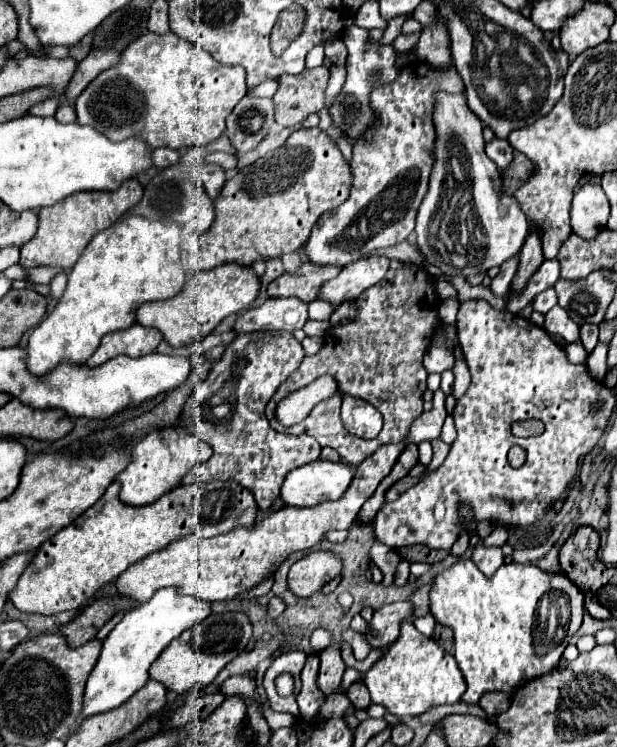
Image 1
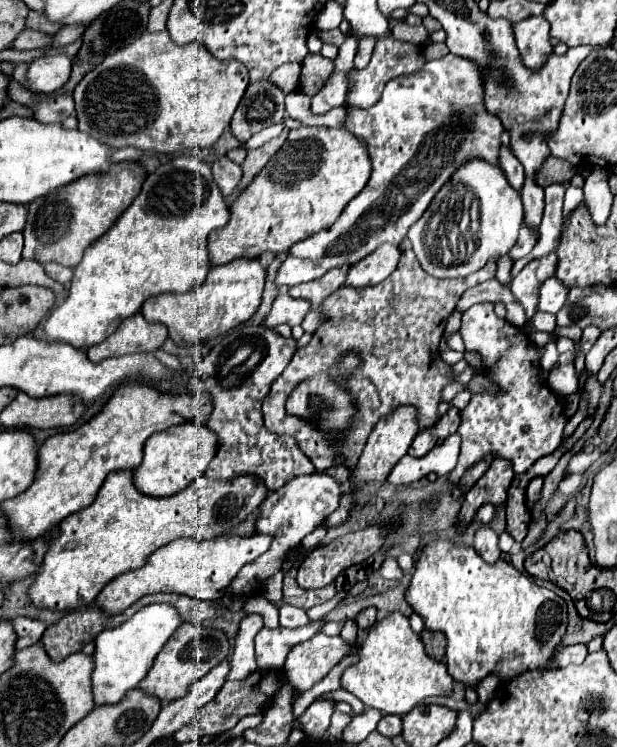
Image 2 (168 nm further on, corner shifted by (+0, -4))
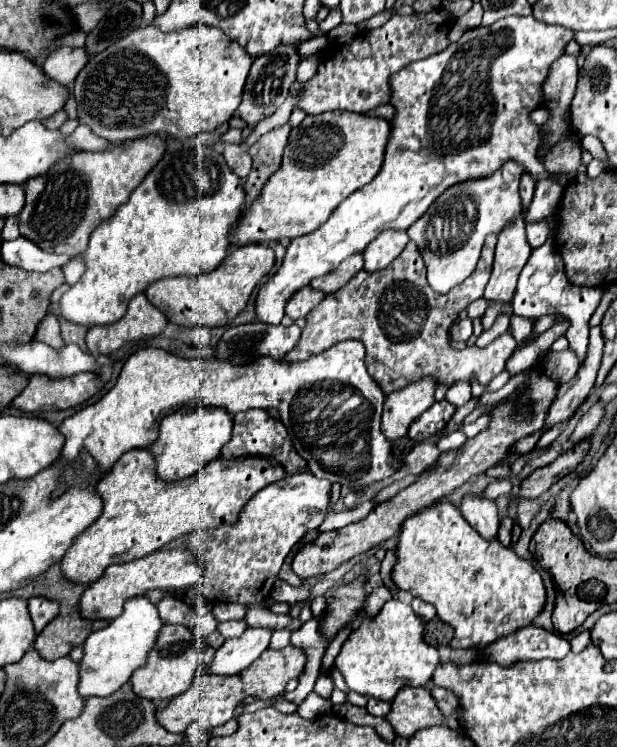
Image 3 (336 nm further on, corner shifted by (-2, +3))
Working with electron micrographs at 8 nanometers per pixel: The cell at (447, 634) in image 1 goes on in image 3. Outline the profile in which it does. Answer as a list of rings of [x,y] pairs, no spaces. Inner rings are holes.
[[[434,618],[424,626],[424,640],[434,648],[446,648],[452,640],[452,628]]]

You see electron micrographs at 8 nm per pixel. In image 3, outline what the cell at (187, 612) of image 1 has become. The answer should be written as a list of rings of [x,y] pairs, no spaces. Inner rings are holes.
[[[136,596],[124,604],[124,612],[112,620],[106,628],[96,630],[84,642],[84,658],[80,662],[80,688],[78,692],[84,698],[90,696],[110,696],[122,684],[130,680],[134,670],[146,664],[150,650],[154,650],[158,634],[164,626],[156,604],[146,596]]]

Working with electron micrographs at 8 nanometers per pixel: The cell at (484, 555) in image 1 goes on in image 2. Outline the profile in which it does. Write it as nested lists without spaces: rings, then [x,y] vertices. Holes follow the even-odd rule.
[[[490,527],[476,529],[474,535],[474,549],[486,563],[496,563],[500,559],[500,547],[498,547],[498,535]]]

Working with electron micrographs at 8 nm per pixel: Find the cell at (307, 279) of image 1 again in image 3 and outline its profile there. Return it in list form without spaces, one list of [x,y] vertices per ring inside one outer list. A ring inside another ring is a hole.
[[[354,254],[352,258],[346,258],[336,270],[332,270],[330,274],[324,274],[324,276],[320,276],[320,278],[314,278],[312,282],[310,282],[310,286],[312,288],[316,288],[316,290],[322,290],[322,292],[336,292],[336,290],[340,290],[356,272],[360,272],[362,270],[362,264],[364,264],[364,260],[362,260],[362,254]]]

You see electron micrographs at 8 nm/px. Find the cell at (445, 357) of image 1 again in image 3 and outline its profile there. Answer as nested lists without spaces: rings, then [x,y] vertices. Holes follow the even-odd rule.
[[[470,318],[458,320],[458,322],[452,326],[450,336],[452,336],[452,340],[456,340],[456,342],[466,342],[466,340],[472,336],[472,320],[470,320]]]

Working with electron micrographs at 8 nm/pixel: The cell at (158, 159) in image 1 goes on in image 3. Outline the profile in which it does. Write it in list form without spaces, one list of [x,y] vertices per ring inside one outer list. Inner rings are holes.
[[[80,124],[80,126],[72,132],[72,142],[70,142],[70,144],[72,144],[72,146],[76,144],[78,150],[90,150],[90,152],[102,152],[102,150],[114,148],[112,142],[108,142],[108,140],[96,136],[96,134],[92,134],[92,132],[88,130],[88,126],[84,126],[84,124]]]

